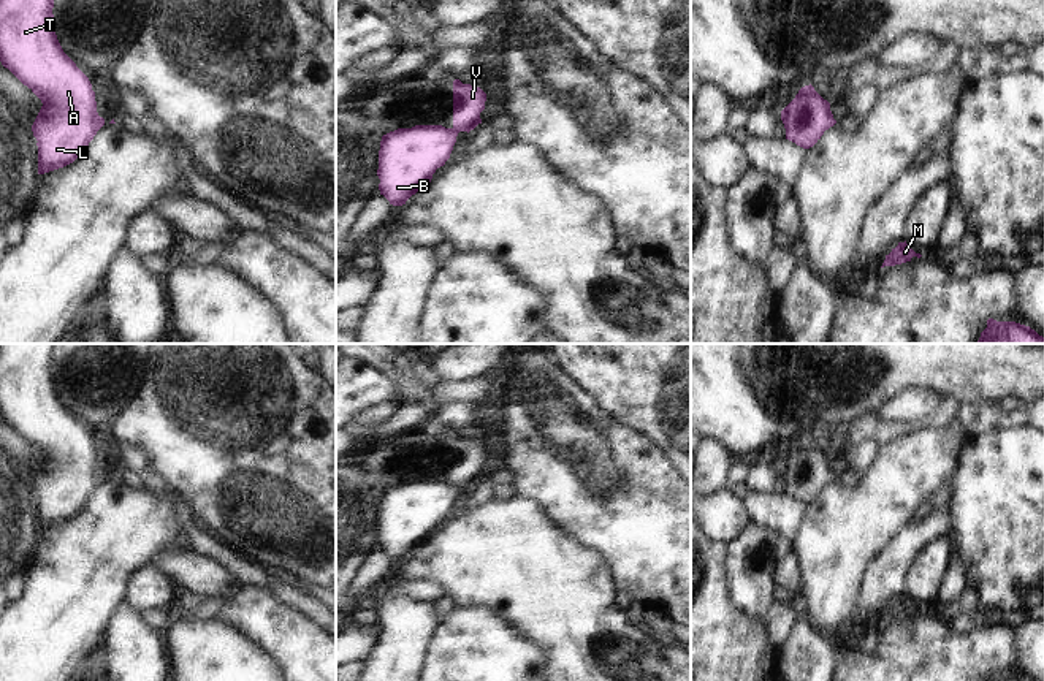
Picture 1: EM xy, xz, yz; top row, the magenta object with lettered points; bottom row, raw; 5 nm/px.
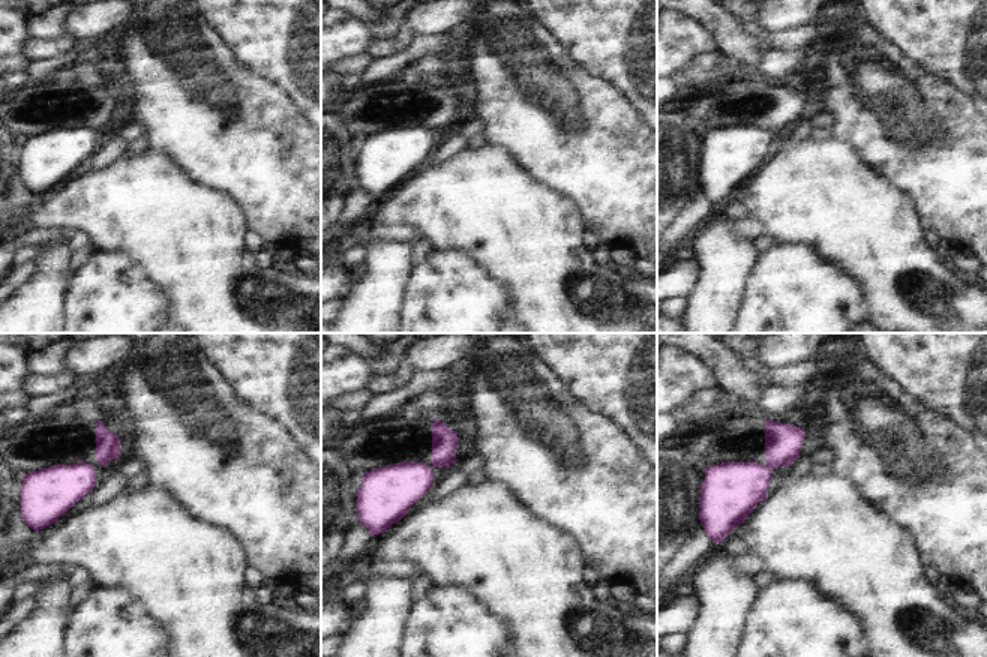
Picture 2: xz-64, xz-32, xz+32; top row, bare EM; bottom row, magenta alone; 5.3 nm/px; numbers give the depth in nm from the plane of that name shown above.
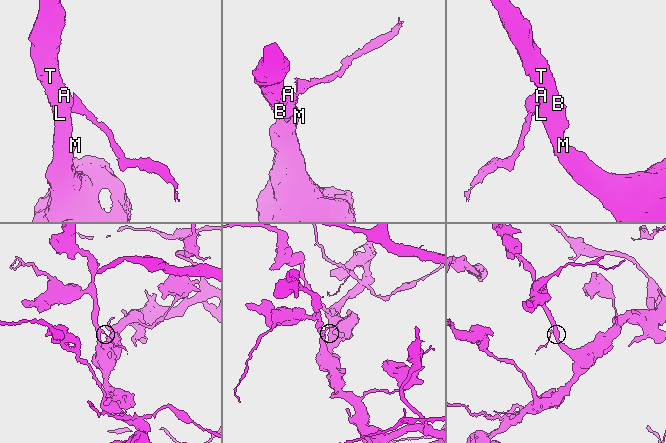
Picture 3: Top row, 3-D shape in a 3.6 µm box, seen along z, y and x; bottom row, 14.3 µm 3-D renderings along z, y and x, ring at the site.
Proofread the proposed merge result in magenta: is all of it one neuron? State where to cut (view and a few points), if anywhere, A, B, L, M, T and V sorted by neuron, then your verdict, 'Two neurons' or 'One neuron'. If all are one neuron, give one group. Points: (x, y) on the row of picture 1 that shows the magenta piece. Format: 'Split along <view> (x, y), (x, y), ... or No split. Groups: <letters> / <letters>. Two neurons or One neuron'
Split along xz (452, 129), (458, 132). Groups: A B L M T / V. Two neurons

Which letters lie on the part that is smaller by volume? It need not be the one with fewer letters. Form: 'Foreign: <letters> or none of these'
Foreign: V

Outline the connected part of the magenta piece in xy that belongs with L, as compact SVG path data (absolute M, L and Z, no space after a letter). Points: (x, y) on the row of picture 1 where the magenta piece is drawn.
M0 0L0 62L43 103L32 131L38 146L38 174L44 174L73 163L105 125L97 112L95 92L89 78L63 52L54 27L54 0Z

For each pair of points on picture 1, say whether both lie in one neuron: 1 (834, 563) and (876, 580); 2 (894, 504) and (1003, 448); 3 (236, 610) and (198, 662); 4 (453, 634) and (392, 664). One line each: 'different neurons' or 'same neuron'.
1: different neurons
2: different neurons
3: different neurons
4: different neurons

